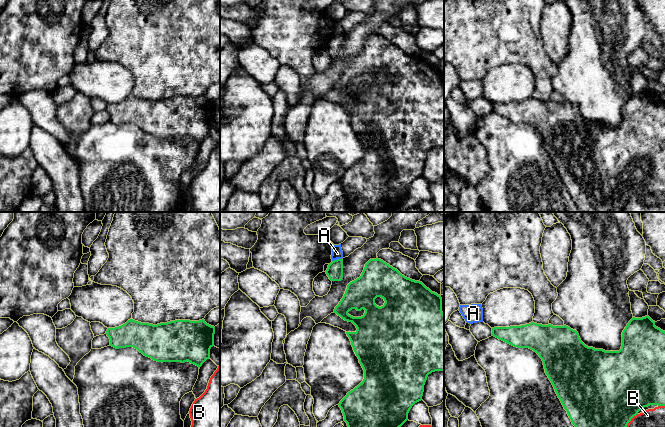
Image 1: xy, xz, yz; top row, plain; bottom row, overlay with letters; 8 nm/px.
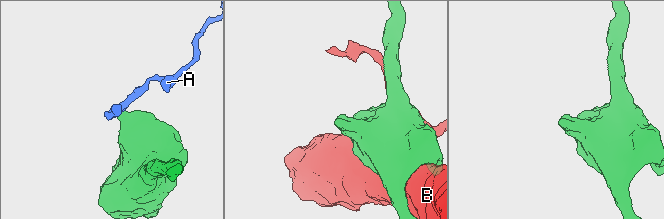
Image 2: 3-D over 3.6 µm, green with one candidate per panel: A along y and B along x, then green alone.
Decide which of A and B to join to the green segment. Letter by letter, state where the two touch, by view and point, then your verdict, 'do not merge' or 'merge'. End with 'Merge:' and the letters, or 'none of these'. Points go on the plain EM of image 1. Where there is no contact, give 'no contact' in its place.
A: contact xz (337, 35); do not merge
B: contact yz (627, 200); do not merge
Merge: none of these

